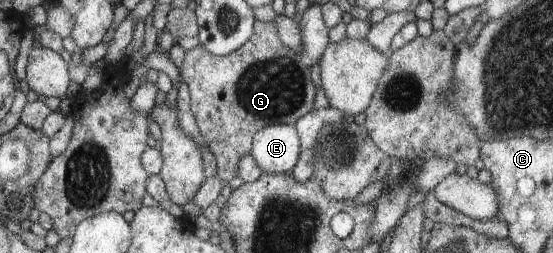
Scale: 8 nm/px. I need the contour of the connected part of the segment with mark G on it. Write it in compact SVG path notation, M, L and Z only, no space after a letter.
M256 20L252 37L228 55L210 53L202 44L186 51L181 73L189 87L191 111L202 137L216 158L217 176L224 183L239 175L240 161L251 155L253 137L258 131L270 124L295 124L308 111L314 109L316 87L310 81L310 69L300 67L298 61L298 53L282 43L274 20Z

